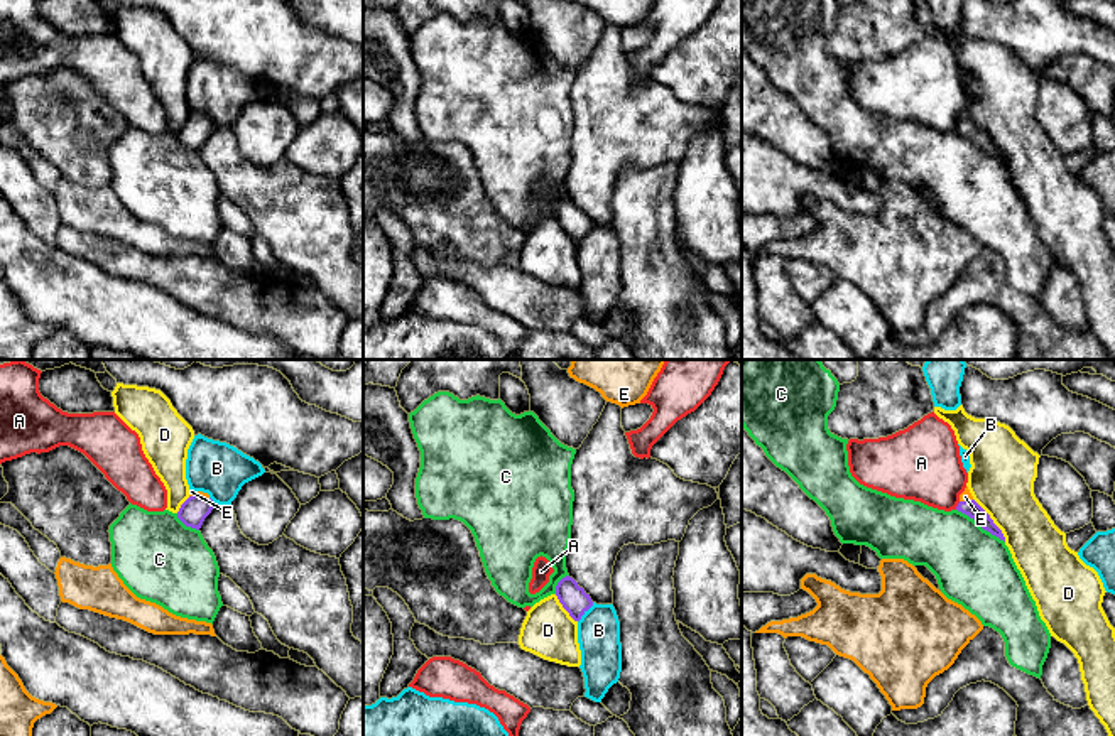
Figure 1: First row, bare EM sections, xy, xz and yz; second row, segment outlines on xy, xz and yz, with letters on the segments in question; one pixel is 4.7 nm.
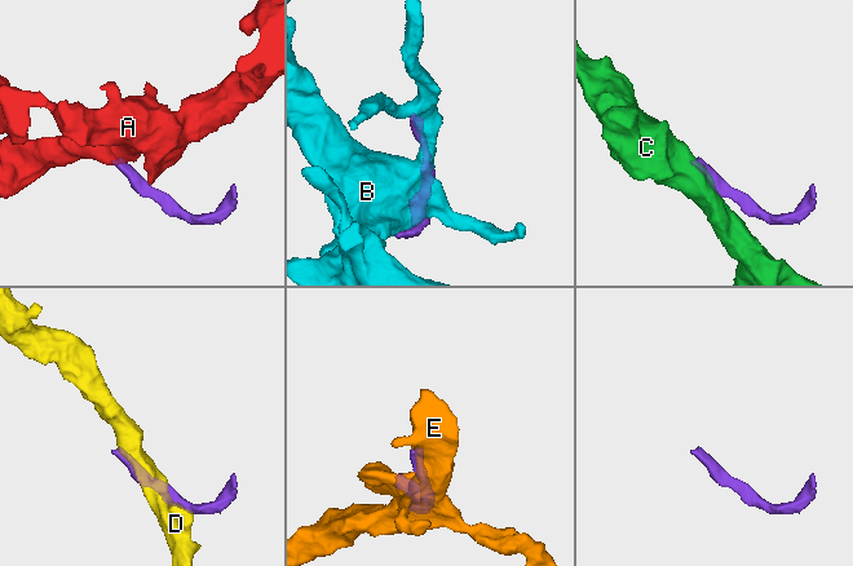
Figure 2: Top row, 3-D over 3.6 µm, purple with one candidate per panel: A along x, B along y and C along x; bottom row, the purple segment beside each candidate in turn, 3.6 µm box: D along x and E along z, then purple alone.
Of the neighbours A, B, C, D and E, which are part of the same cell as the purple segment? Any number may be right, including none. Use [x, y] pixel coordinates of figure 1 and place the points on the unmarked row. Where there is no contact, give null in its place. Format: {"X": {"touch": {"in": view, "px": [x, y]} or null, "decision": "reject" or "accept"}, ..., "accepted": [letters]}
{"A": {"touch": {"in": "yz", "px": [958, 127]}, "decision": "reject"}, "B": {"touch": {"in": "xz", "px": [583, 235]}, "decision": "reject"}, "C": {"touch": {"in": "yz", "px": [980, 147]}, "decision": "reject"}, "D": {"touch": {"in": "yz", "px": [992, 142]}, "decision": "reject"}, "E": {"touch": {"in": "xy", "px": [198, 115]}, "decision": "accept"}, "accepted": ["E"]}

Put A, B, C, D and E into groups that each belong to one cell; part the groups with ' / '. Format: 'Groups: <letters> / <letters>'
Groups: A / B / C / D / E

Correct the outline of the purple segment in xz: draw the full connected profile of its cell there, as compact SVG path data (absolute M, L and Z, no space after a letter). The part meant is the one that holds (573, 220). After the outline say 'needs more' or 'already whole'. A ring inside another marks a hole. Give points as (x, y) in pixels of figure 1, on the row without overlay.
M569 198L558 204L556 218L574 243L579 243L581 238L593 228L590 216L586 216L585 211L579 209Z; already whole

